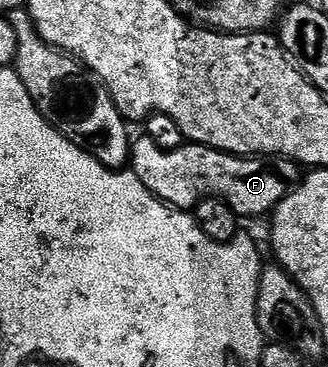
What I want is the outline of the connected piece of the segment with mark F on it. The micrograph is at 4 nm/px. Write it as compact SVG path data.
M147 133L132 139L130 170L160 199L177 211L191 212L204 199L220 199L237 217L264 215L275 211L297 182L297 164L291 159L274 155L230 155L203 147L200 143L185 142L183 147L167 151L162 149Z

